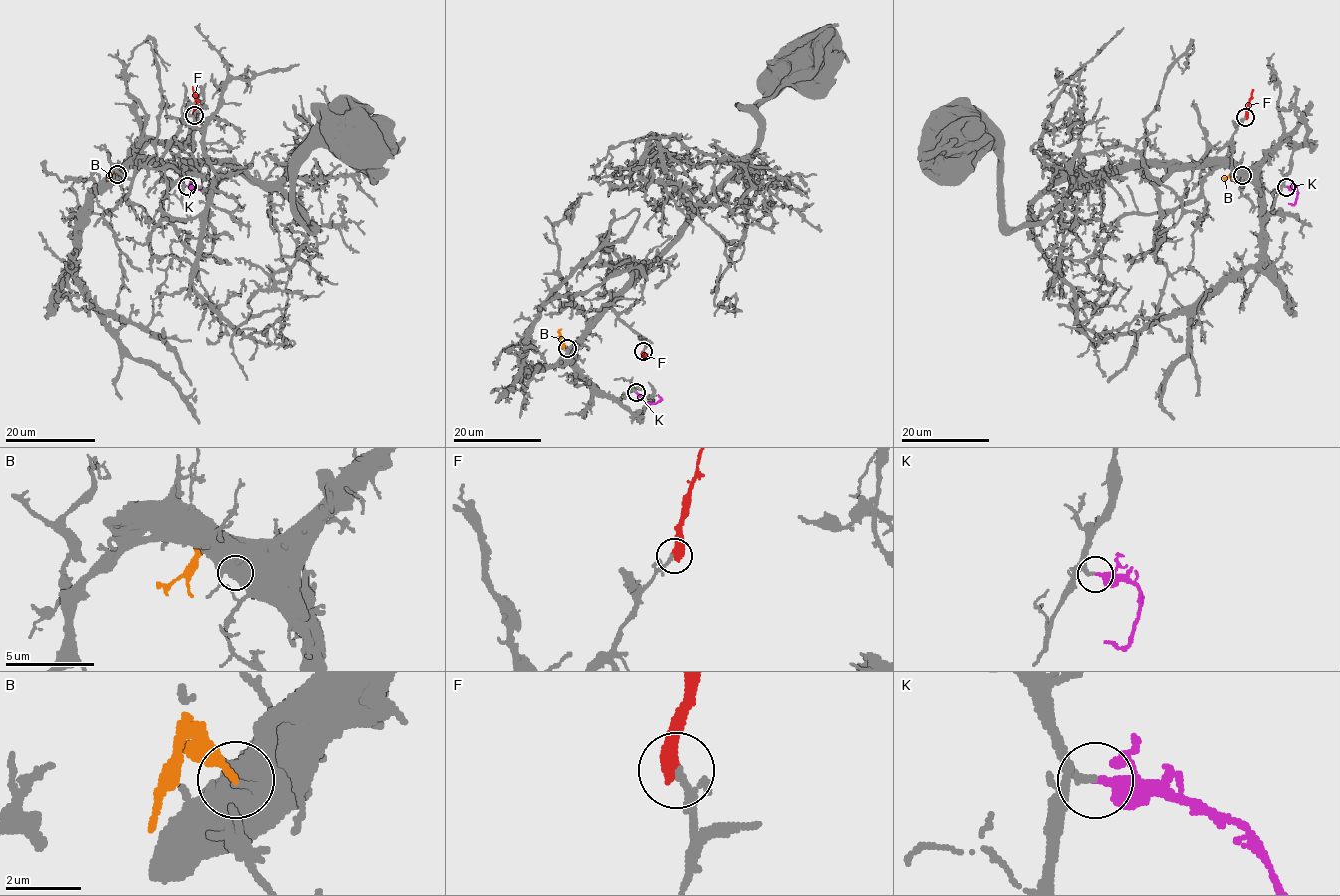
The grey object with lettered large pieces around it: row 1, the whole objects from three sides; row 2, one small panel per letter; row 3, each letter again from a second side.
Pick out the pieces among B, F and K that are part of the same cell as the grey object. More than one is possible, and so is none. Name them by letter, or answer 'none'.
F, K

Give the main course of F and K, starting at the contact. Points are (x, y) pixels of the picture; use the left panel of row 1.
F: (194, 115), (195, 96), (192, 86)
K: (188, 186), (202, 191), (210, 203)

